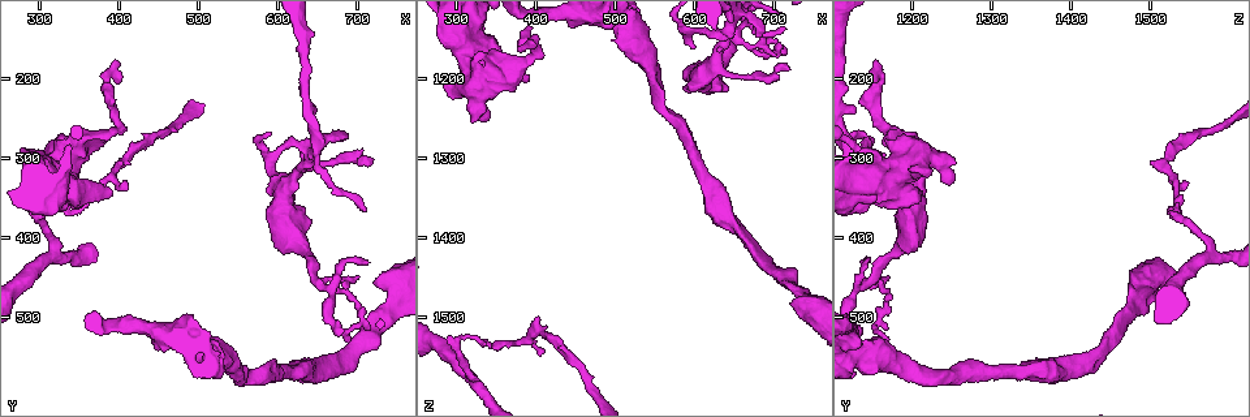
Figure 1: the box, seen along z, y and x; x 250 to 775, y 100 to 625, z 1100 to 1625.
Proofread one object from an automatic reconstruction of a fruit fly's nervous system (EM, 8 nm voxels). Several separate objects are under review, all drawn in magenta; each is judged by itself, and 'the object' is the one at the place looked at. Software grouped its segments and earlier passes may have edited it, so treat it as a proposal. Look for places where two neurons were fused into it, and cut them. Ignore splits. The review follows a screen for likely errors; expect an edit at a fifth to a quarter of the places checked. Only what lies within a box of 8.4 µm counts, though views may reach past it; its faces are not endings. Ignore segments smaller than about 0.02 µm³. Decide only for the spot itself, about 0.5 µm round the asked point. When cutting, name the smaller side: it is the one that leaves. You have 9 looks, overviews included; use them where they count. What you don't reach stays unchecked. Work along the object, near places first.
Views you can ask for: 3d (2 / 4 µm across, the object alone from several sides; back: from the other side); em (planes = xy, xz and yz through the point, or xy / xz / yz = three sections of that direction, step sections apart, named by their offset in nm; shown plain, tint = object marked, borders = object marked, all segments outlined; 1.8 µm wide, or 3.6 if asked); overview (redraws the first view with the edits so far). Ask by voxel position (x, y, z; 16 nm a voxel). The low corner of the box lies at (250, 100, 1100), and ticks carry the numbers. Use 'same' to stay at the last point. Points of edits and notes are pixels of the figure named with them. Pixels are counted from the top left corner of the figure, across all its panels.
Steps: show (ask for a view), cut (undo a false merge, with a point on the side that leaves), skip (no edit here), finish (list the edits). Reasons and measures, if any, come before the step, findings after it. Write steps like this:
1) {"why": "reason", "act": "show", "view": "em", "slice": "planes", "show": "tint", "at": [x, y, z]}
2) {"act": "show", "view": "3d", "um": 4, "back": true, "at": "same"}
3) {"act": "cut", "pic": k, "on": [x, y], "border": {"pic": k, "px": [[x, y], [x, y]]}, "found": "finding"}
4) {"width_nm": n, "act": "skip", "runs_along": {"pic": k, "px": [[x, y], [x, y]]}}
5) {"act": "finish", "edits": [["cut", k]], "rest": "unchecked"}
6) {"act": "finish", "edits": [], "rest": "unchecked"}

{"why": "four-way junction", "act": "show", "view": "em", "slice": "yz", "step": 8, "show": "tint", "at": [640, 295, 1140]}

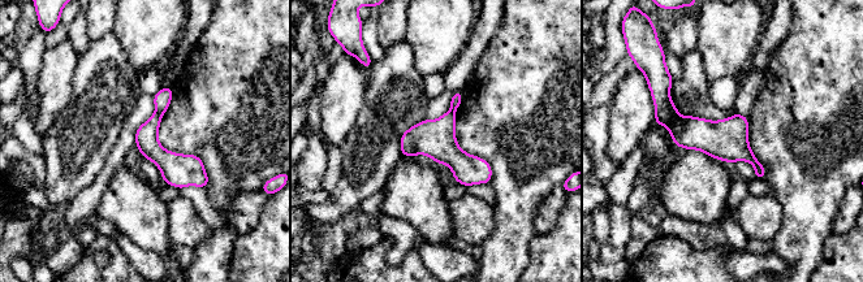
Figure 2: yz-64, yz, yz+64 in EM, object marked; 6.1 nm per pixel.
{"why": "cut it another way", "act": "show", "view": "em", "slice": "planes", "show": "tint", "at": "same"}

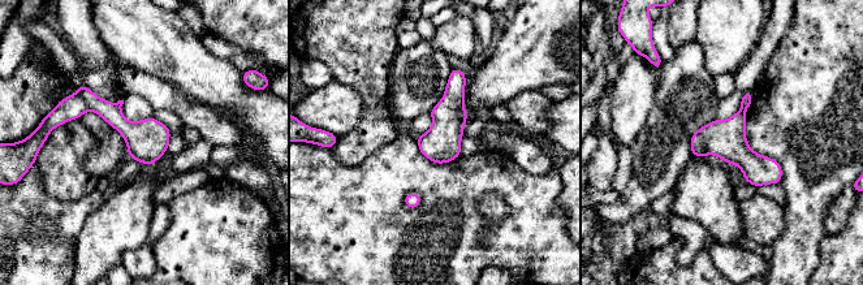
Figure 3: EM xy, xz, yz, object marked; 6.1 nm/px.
{"act": "cut", "pic": 3, "on": [72, 107], "border": {"pic": 3, "px": [[77, 91], [90, 109]]}, "found": "a second neuron is stuck on"}

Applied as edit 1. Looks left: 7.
{"why": "thick turns thin", "act": "show", "view": "3d", "um": 4, "at": [515, 540, 1135]}

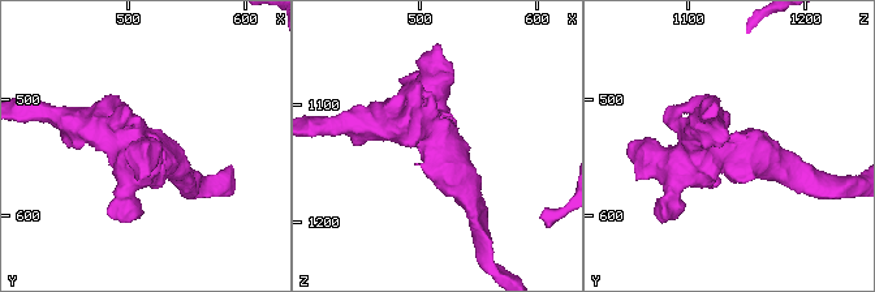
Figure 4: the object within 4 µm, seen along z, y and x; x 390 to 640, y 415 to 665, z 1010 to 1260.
{"arms": 4, "act": "show", "view": "em", "um": 3.6, "slice": "planes", "show": "plain", "at": [514, 540, 1134]}

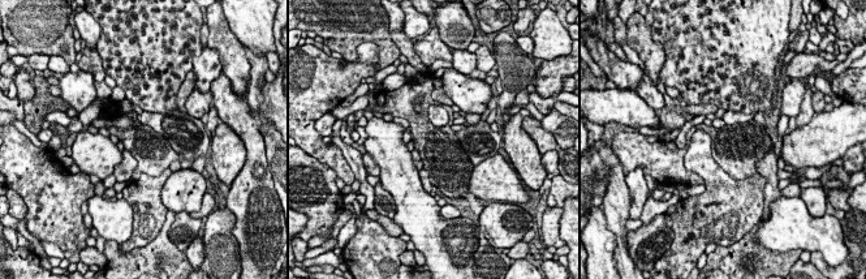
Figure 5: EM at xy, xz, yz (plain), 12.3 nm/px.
{"act": "show", "view": "em", "um": 3.6, "slice": "planes", "show": "tint", "at": "same"}

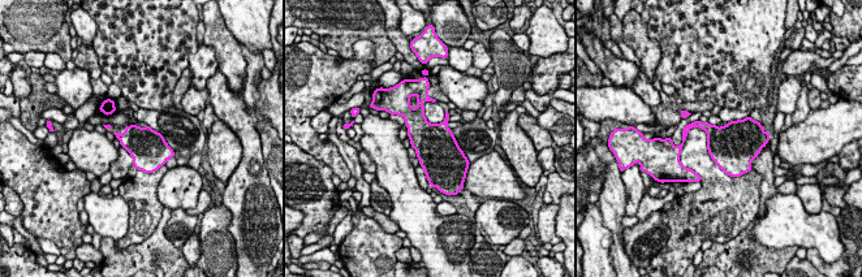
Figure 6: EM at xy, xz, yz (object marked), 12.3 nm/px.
{"act": "skip", "found": "all the same neuron"}

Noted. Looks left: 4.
{"why": "sudden change in width", "act": "show", "view": "em", "slice": "xz", "step": 16, "show": "tint", "at": [310, 310, 1140]}

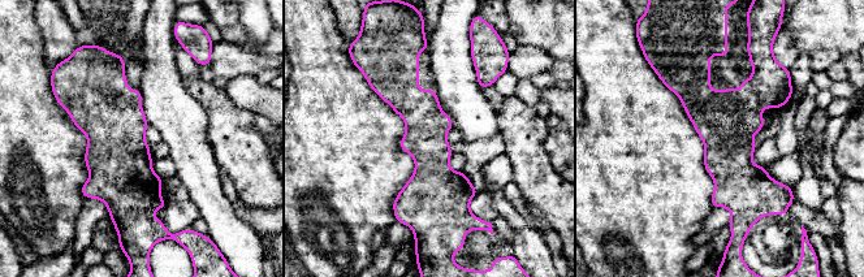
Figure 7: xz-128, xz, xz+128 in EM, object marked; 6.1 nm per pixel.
{"act": "skip", "runs_along": {"pic": 7, "px": [[415, 65], [423, 220]]}, "found": "continuous, no second neuron"}

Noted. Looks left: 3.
{"why": "sharp bend", "act": "show", "view": "em", "slice": "xy", "step": 8, "show": "tint", "at": [300, 370, 1530]}

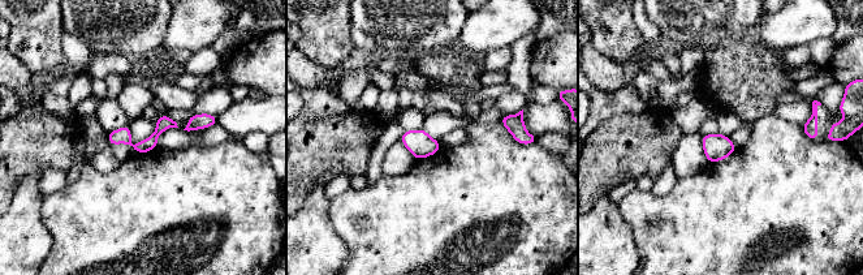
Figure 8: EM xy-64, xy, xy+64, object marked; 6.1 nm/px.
{"act": "show", "view": "em", "slice": "planes", "show": "tint", "at": "same"}

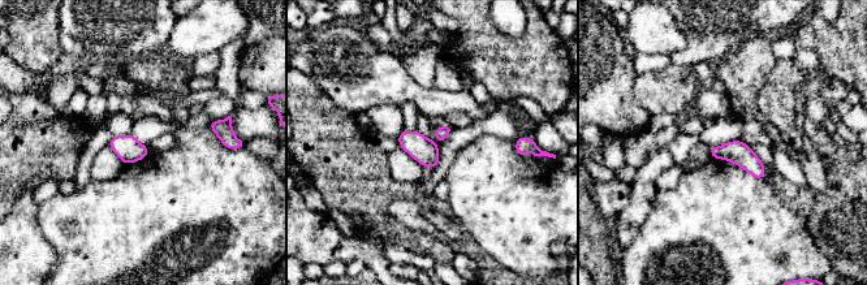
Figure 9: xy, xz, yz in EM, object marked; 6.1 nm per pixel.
{"act": "cut", "pic": 9, "on": [737, 152], "found": "two neurons meet here"}

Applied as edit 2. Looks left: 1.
{"act": "finish", "edits": [["cut", 3], ["cut", 9]], "rest": "unchecked"}

